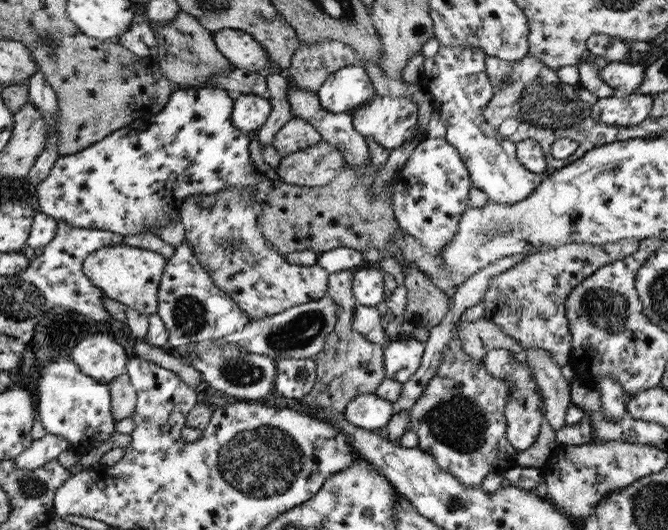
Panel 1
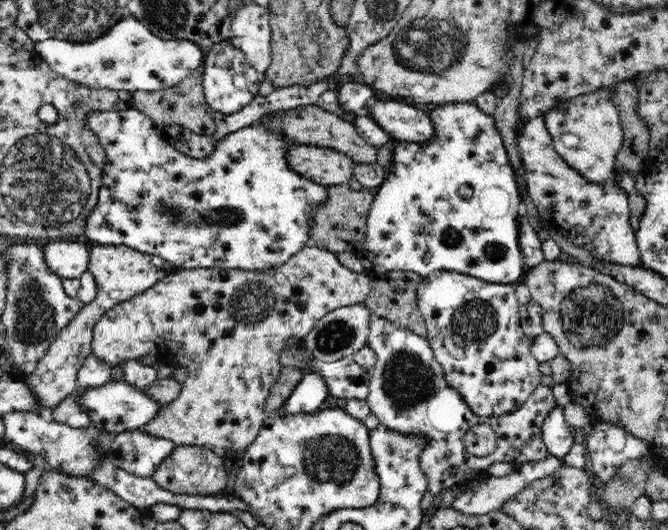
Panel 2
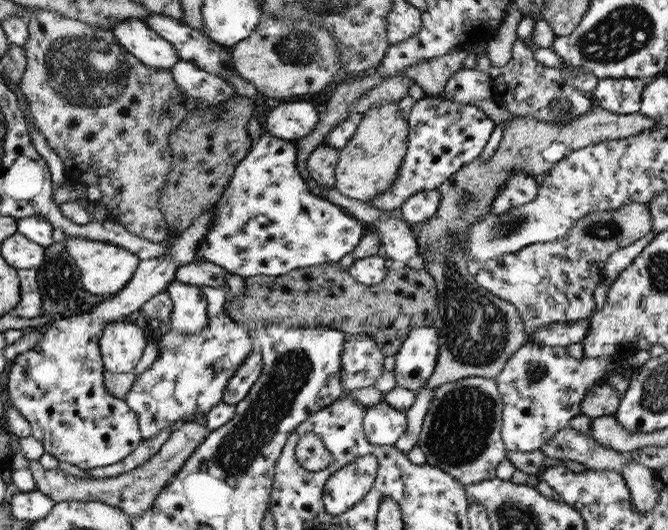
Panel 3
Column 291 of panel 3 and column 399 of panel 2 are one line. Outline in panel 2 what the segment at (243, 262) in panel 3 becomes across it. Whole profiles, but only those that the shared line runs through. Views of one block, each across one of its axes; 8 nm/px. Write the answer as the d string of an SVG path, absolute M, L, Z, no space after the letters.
M457 101L444 102L443 106L437 105L429 112L429 119L432 121L434 134L427 141L399 141L392 143L393 157L391 158L391 164L387 169L384 182L377 189L373 190L375 199L371 204L366 220L367 235L364 242L365 247L357 251L358 256L362 259L368 258L373 263L370 273L372 275L389 274L391 271L410 271L421 277L426 277L434 271L454 271L492 284L516 284L523 281L527 269L523 263L520 245L518 245L521 195L518 191L514 169L512 169L510 159L508 159L508 152L504 147L502 136L496 127L493 115L484 111L475 102Z

